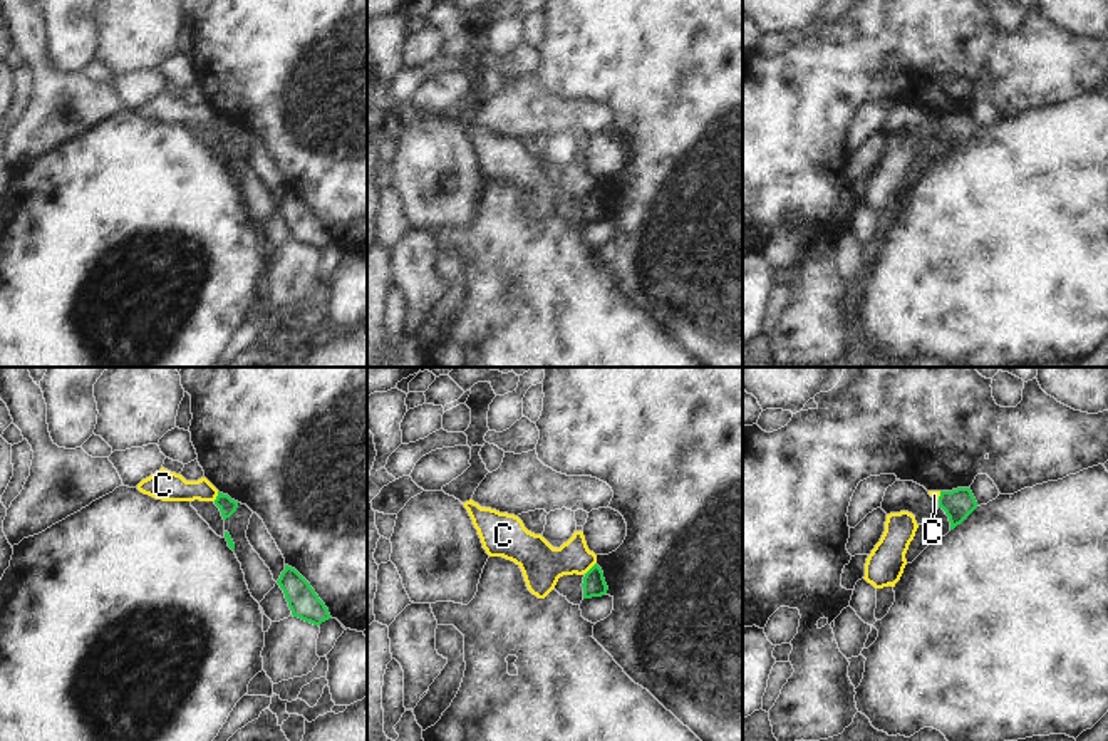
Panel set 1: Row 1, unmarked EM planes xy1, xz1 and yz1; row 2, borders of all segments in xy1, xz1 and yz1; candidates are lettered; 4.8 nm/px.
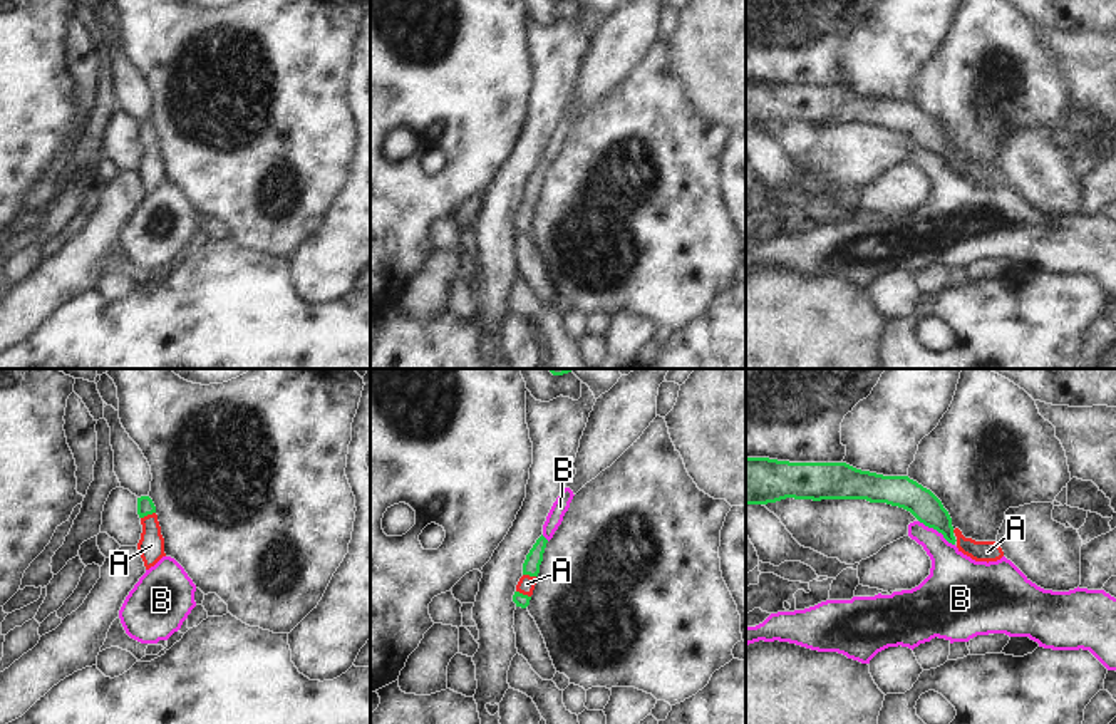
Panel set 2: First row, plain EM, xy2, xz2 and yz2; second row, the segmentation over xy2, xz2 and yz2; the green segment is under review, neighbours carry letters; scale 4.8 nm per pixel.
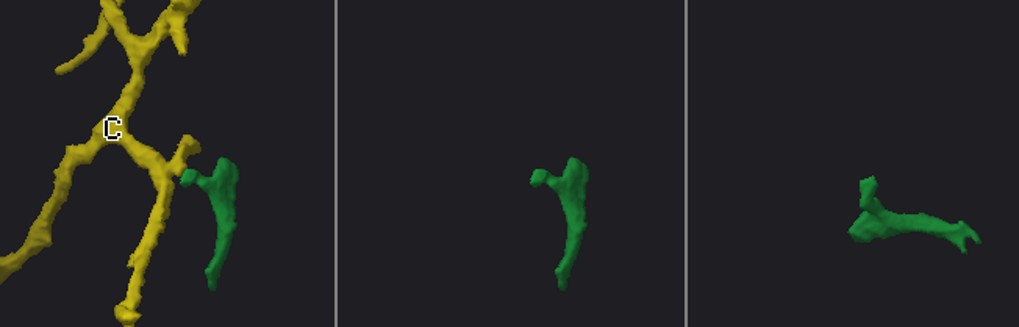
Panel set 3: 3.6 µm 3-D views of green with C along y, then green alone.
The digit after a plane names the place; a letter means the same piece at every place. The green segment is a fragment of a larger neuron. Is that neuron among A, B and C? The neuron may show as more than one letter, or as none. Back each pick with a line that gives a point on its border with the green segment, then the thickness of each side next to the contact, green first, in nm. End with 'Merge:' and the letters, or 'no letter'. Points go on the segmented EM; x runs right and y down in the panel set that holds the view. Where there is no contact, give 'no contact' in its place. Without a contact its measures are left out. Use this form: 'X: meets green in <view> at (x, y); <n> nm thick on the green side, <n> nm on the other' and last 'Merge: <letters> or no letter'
A: meets green in xy2 at (148, 513); 80 nm thick on the green side, 130 nm on the other
Merge: A

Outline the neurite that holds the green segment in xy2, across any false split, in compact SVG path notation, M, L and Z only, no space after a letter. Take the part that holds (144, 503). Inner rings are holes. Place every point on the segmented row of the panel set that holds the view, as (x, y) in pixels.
M149 496L137 498L137 515L141 518L142 533L137 543L137 551L146 570L154 566L164 553L164 538L156 515L156 506Z

